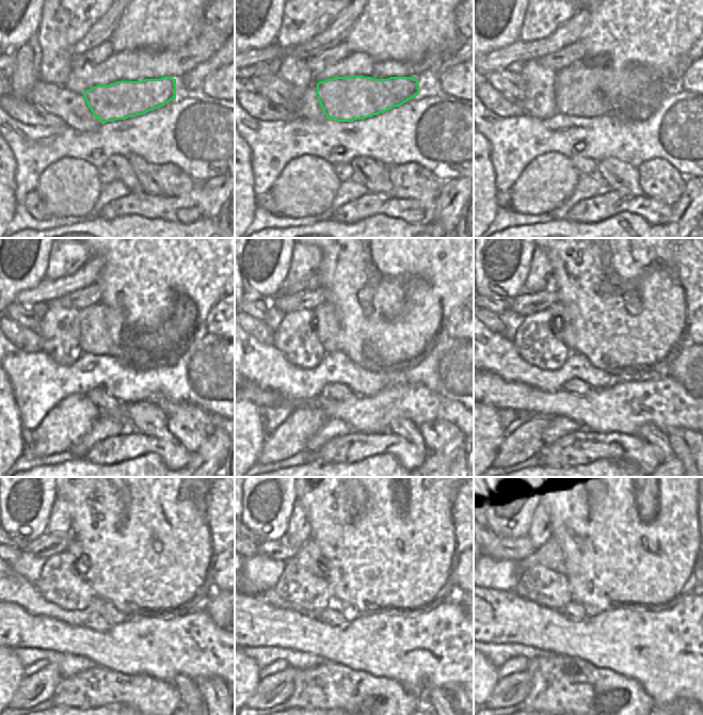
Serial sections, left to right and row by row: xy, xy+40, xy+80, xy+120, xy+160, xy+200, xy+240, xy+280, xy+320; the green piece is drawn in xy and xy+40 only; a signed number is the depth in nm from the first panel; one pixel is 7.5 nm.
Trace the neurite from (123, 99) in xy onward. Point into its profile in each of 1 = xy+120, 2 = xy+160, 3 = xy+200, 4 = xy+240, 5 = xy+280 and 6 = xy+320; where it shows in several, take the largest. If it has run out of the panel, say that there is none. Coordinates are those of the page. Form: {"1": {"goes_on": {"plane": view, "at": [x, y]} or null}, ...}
{"1": {"goes_on": {"plane": "xy+120", "at": [95, 338]}}, "2": {"goes_on": {"plane": "xy+160", "at": [326, 323]}}, "3": {"goes_on": {"plane": "xy+200", "at": [560, 316]}}, "4": {"goes_on": {"plane": "xy+240", "at": [78, 559]}}, "5": {"goes_on": {"plane": "xy+280", "at": [308, 556]}}, "6": {"goes_on": {"plane": "xy+320", "at": [549, 556]}}}

